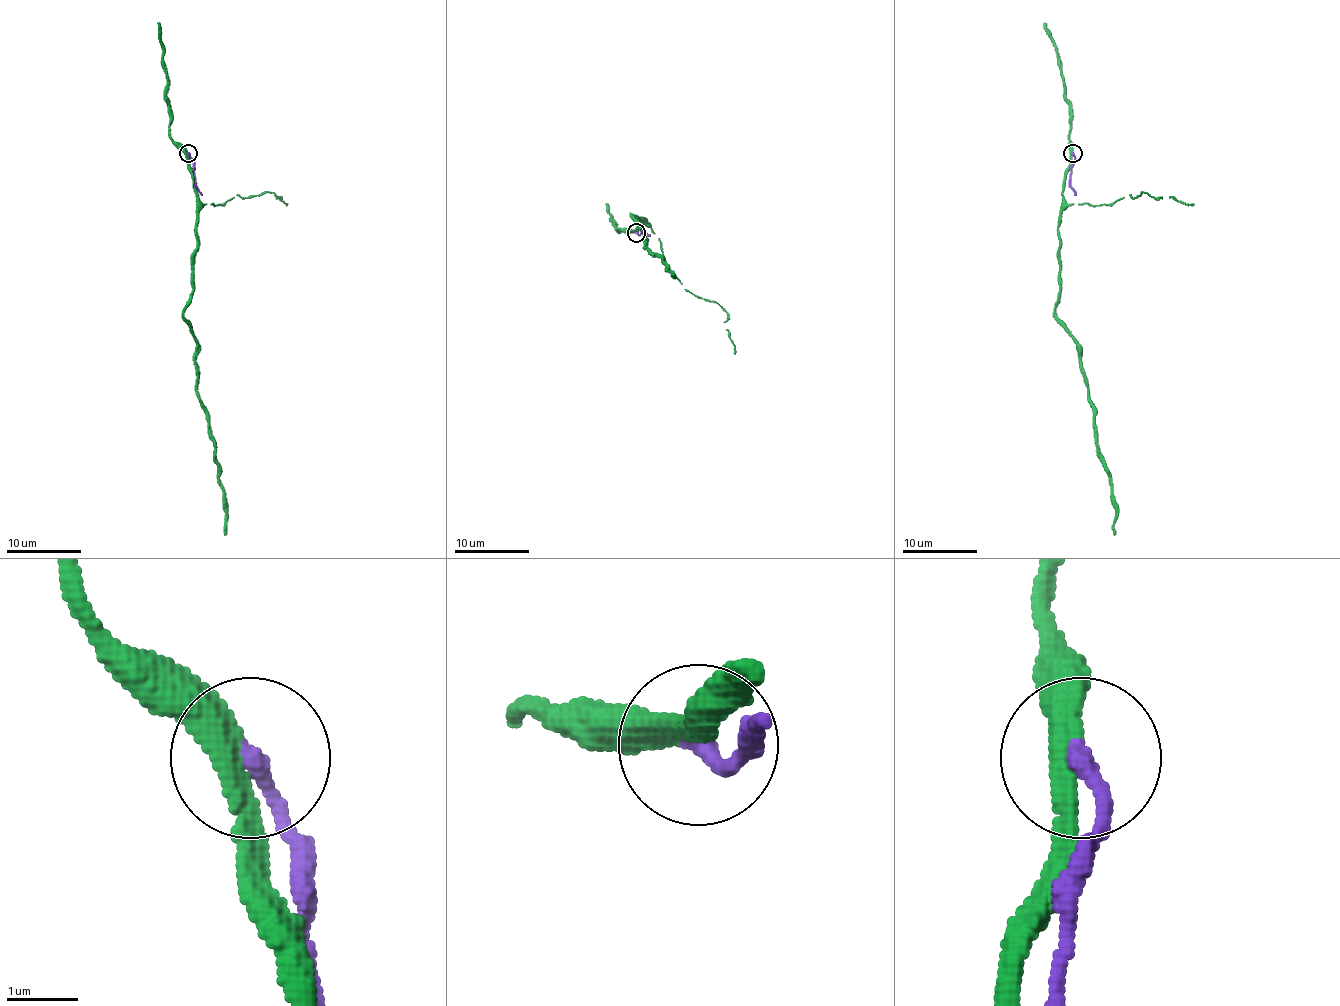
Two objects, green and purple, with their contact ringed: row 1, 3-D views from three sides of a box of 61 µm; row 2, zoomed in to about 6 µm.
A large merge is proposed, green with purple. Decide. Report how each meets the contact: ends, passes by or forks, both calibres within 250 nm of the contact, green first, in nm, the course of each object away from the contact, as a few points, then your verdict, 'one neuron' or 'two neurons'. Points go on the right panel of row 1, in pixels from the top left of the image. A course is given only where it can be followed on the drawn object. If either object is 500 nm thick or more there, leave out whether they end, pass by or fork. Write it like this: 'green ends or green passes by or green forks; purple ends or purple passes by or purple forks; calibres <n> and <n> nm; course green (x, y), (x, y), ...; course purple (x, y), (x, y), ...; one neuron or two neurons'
green passes by; purple ends; calibres 320 and 260 nm; course green (1072, 154), (1057, 228), (1055, 320), (1076, 344), (1098, 456), (1113, 491), (1115, 534); course purple (1072, 154), (1070, 187), (1076, 195); two neurons

